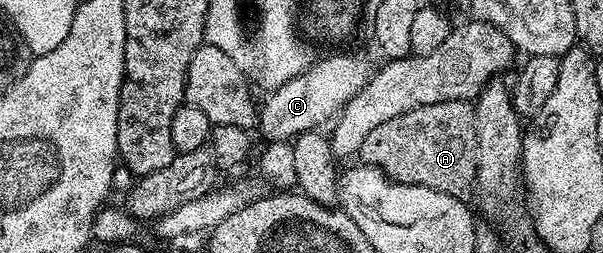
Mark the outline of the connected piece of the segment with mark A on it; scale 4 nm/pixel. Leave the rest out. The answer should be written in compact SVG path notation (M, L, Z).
M464 100L452 102L436 102L432 106L420 106L416 110L408 110L408 114L396 114L388 122L376 126L364 138L364 146L360 153L361 163L379 168L385 176L395 180L397 184L412 186L428 186L432 190L440 190L444 194L462 198L466 191L476 184L478 174L478 143L476 142L476 126L474 125L474 105Z

